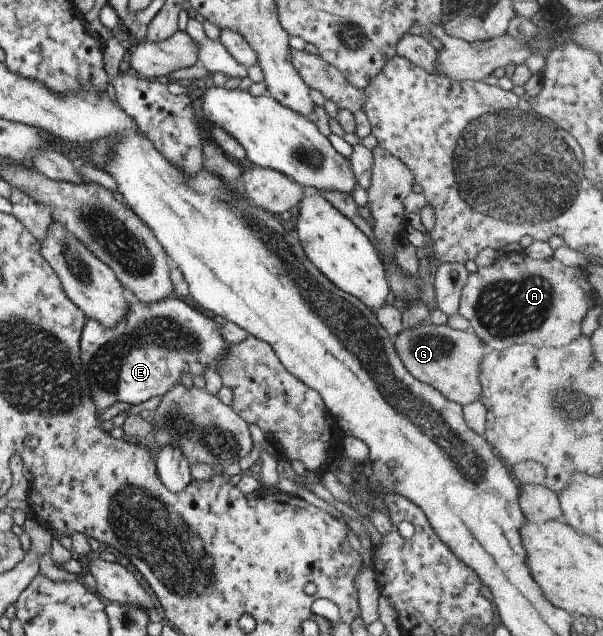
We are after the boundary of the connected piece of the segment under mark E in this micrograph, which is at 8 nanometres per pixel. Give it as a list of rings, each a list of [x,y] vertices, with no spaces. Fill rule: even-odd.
[[[176,295],[154,303],[142,303],[131,296],[129,298],[128,313],[122,315],[112,327],[102,327],[98,321],[86,318],[80,334],[80,363],[85,370],[90,399],[94,407],[101,411],[112,403],[138,405],[154,395],[168,393],[174,389],[174,385],[187,382],[192,375],[202,377],[205,369],[218,365],[218,359],[222,359],[229,344],[222,339],[212,319]]]

